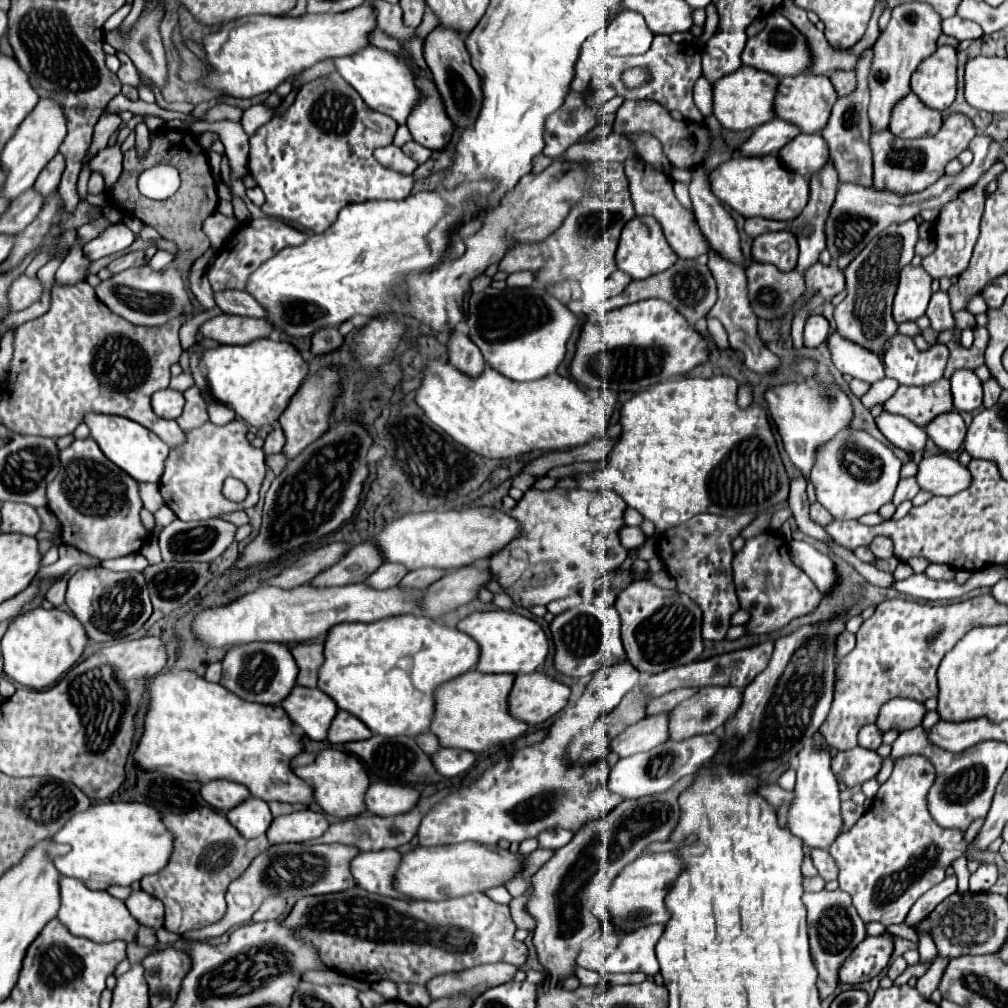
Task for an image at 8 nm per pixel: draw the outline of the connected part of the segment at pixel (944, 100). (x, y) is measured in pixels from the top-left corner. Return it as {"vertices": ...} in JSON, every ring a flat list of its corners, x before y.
{"vertices":[[950,45,926,57,912,75,912,91,932,109,944,111,956,97,956,51]]}

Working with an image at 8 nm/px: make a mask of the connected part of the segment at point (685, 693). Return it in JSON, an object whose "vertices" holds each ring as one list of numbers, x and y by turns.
{"vertices":[[684,687,684,689,678,689,678,691,670,691,658,699,654,699,654,703,650,703,650,715,656,715,656,713,662,713,662,711,670,711,674,709,678,703,682,703,684,699,690,699,690,695,696,695,698,689,692,687]]}

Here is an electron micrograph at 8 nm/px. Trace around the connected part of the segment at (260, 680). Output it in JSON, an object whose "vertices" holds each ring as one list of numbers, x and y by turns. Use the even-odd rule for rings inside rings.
{"vertices":[[248,643,242,647,232,647,222,659,222,679,220,685,238,695,244,701,280,705,282,699,296,685,298,667,288,649,282,643]]}

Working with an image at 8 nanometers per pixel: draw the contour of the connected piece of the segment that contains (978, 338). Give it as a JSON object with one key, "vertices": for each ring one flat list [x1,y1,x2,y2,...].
{"vertices":[[974,327,974,343,970,349,964,349,958,339,950,339,946,345,950,351,950,357,946,363,944,377,948,379,956,369,972,369,974,371,976,367,980,367,984,363,986,345,988,345,986,327]]}

